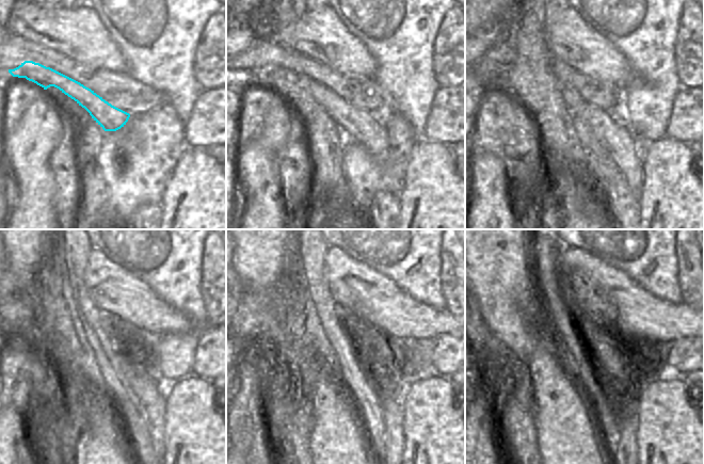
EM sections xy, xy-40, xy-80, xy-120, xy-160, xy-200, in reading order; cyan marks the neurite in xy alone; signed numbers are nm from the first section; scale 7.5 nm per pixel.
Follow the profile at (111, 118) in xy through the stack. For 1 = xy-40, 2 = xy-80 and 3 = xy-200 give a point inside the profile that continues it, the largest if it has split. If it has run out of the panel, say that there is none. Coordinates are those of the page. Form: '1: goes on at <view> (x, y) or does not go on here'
1: goes on at xy-40 (363, 128)
2: goes on at xy-80 (628, 153)
3: goes on at xy-200 (629, 402)

